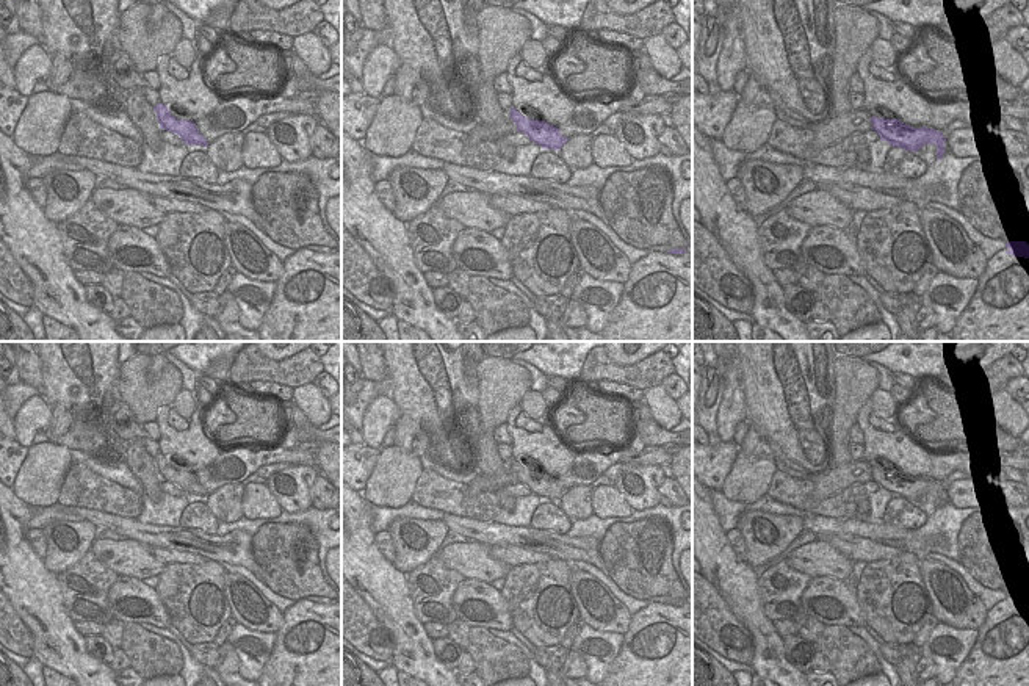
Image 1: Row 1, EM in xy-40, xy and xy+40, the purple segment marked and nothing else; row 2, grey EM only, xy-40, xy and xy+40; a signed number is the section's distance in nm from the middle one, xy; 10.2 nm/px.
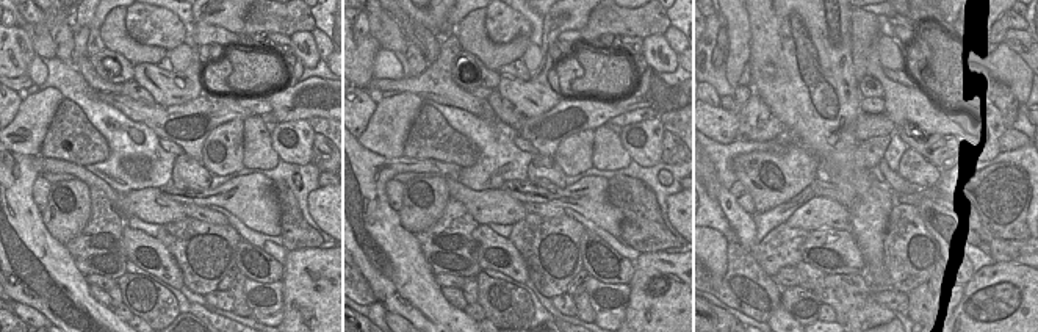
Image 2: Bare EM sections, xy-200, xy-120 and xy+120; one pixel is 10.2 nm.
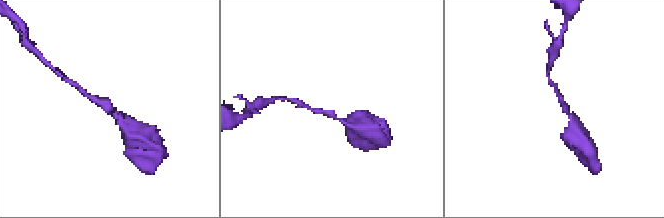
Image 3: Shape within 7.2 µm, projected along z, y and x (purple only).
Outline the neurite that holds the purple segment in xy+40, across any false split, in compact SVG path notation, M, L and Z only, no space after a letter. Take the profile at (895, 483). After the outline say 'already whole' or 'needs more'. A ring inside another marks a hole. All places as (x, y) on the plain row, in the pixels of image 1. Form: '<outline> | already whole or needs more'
M871 468L872 481L879 484L882 492L886 492L893 498L901 498L908 503L918 503L924 495L937 496L937 511L941 511L944 506L944 492L941 482L933 479L910 478L899 470L885 470L885 468Z | already whole

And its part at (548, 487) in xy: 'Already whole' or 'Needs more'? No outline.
Already whole

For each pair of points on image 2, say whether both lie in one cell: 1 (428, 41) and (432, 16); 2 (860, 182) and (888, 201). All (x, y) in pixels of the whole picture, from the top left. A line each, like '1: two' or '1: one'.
1: two
2: one

